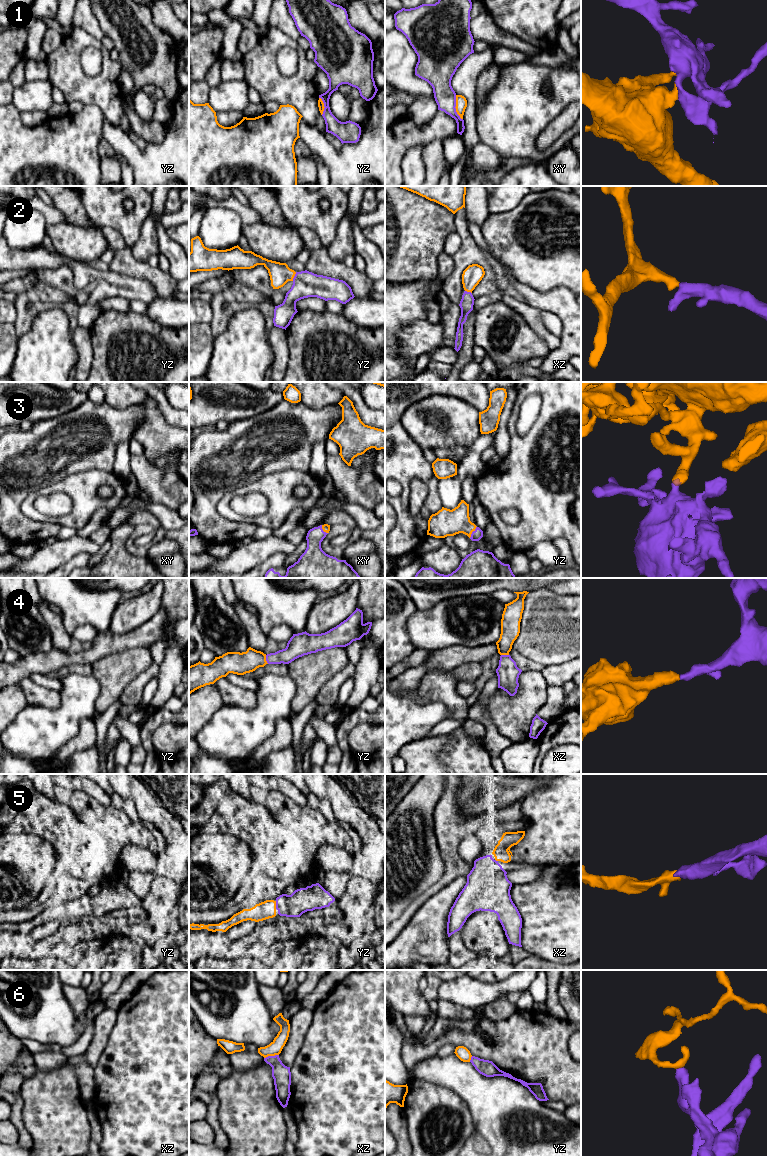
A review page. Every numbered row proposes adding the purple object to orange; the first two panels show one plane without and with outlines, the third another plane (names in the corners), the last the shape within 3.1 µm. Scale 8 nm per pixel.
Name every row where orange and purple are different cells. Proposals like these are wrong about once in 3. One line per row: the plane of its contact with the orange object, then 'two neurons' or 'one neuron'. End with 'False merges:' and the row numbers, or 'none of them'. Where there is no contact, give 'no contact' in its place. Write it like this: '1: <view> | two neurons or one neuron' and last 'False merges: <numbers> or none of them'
1: xy | two neurons
2: yz | one neuron
3: yz | one neuron
4: yz | one neuron
5: yz | one neuron
6: xz | two neurons
False merges: 1, 6

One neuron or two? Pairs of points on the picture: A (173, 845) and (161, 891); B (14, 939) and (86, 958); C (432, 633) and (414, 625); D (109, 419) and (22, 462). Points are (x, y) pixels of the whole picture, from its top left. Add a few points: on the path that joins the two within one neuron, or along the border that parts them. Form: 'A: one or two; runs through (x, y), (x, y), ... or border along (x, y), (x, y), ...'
A: two; border along (154, 875), (168, 878), (174, 883)
B: two; border along (88, 939), (78, 942), (65, 958), (47, 958)
C: one; runs through (428, 629), (418, 625)
D: one; runs through (87, 417), (83, 418), (72, 430), (44, 453)

